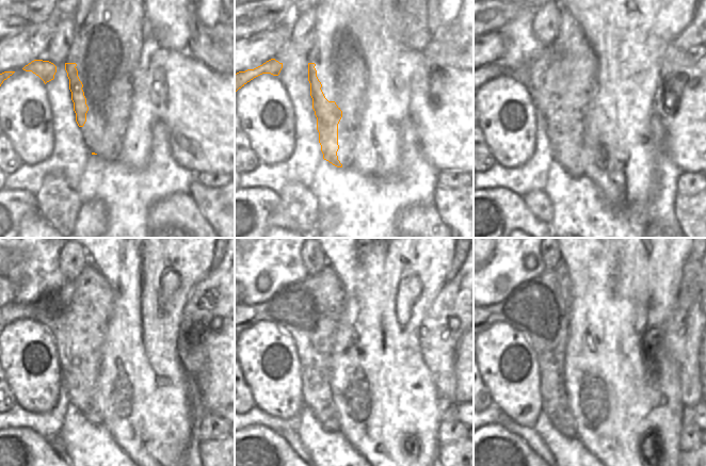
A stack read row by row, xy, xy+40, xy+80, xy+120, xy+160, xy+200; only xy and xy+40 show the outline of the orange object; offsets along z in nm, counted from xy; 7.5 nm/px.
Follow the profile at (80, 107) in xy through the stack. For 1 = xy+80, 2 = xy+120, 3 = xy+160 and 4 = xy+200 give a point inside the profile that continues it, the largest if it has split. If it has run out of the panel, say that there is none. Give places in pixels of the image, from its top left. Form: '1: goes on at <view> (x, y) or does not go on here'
1: goes on at xy+80 (554, 96)
2: goes on at xy+120 (79, 341)
3: goes on at xy+160 (295, 308)
4: goes on at xy+200 (536, 308)

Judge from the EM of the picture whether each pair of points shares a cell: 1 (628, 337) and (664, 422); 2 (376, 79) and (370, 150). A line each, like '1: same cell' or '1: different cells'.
1: same cell
2: same cell

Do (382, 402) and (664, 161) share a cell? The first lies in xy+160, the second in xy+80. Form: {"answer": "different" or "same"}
{"answer": "different"}

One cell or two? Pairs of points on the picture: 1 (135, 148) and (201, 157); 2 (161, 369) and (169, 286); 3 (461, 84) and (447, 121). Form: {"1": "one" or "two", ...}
{"1": "two", "2": "one", "3": "one"}

